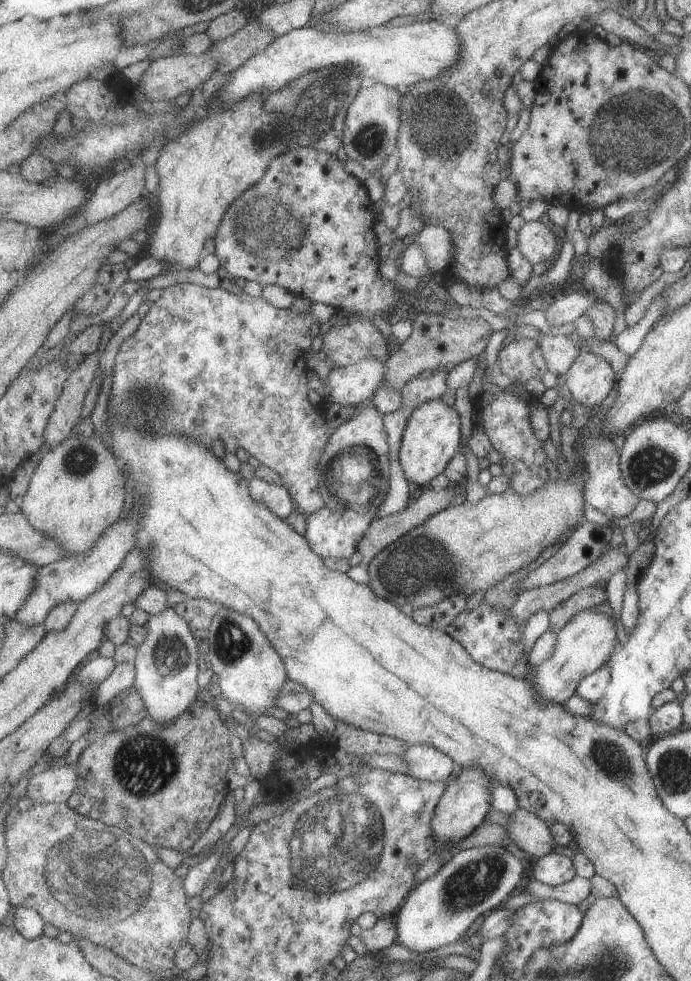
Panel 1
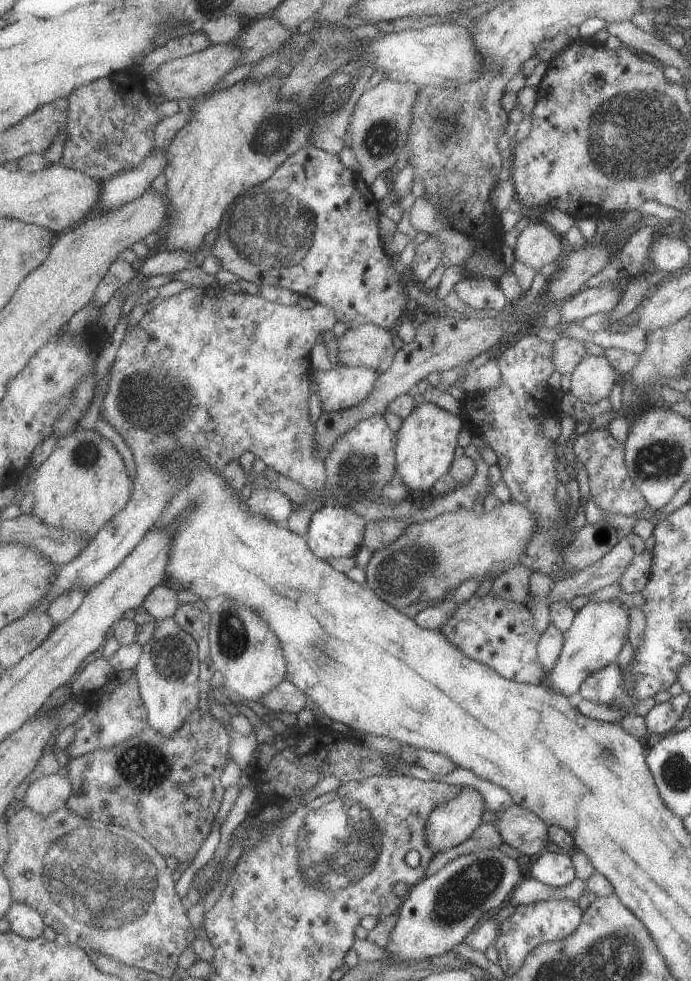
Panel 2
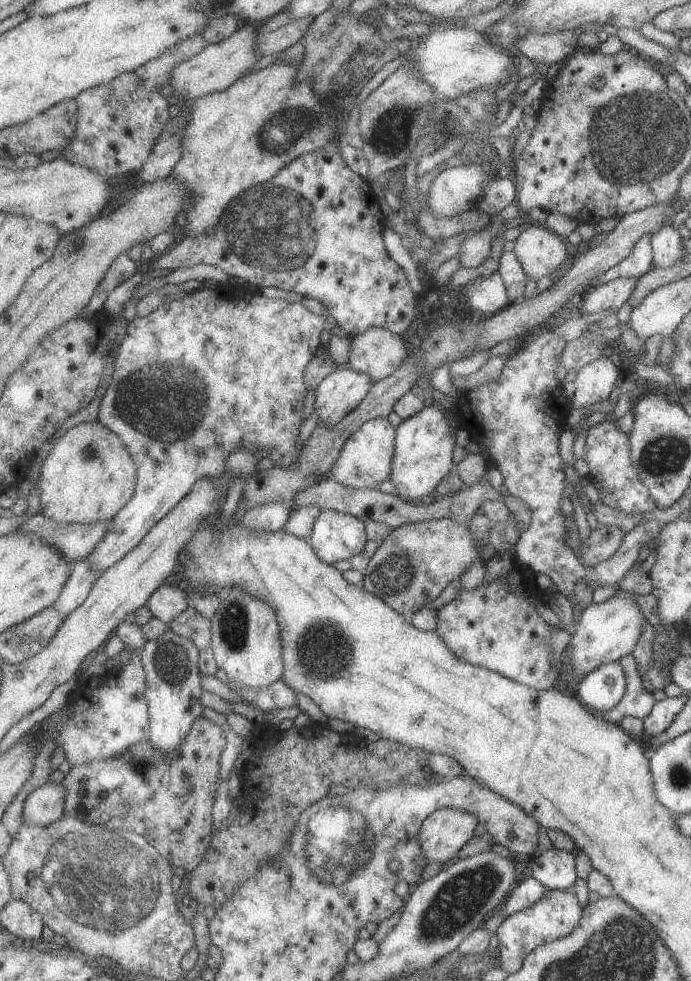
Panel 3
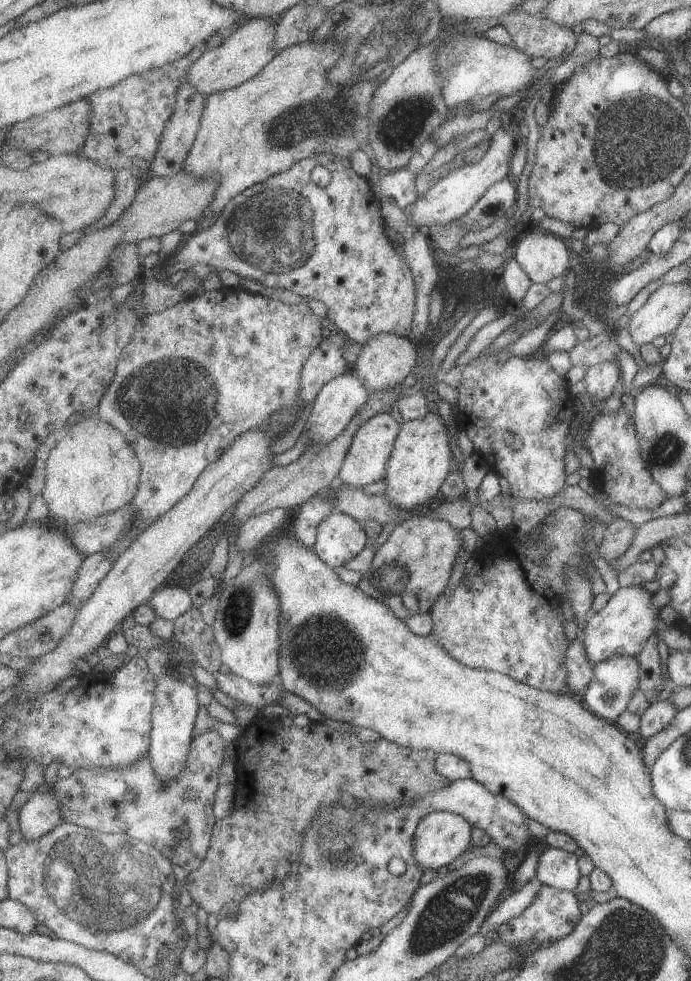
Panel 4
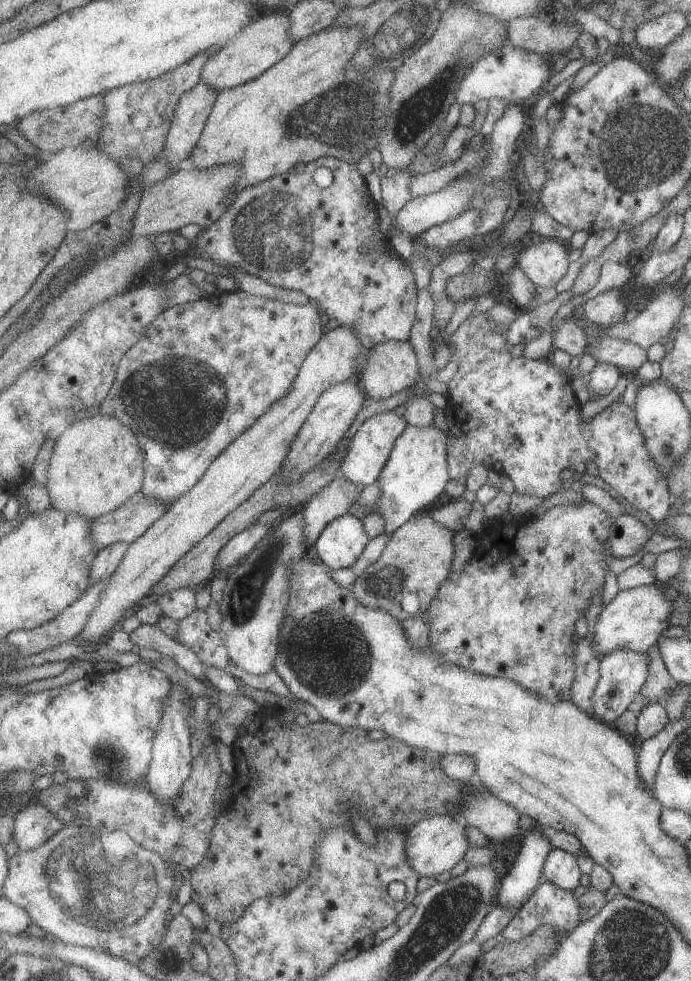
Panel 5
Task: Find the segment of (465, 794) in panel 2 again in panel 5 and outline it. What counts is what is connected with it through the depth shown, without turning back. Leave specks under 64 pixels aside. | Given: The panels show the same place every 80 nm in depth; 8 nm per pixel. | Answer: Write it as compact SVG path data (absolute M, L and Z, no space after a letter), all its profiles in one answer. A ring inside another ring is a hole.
M431 816L419 820L407 831L405 836L405 856L413 872L419 877L436 878L441 872L448 872L462 860L467 847L469 847L464 832L465 824L451 816Z

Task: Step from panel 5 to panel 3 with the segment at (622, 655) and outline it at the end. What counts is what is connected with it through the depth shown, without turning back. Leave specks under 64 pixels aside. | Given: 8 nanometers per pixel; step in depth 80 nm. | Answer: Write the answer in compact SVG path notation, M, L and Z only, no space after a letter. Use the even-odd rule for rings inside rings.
M618 661L611 662L599 668L581 679L575 697L591 712L605 712L617 705L625 694L625 676L623 668Z

